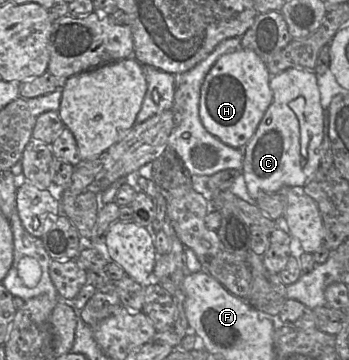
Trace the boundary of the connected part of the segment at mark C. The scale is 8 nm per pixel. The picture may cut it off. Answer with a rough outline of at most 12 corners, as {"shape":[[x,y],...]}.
{"shape":[[272,75],[244,147],[250,197],[304,186],[321,163],[317,75]]}

